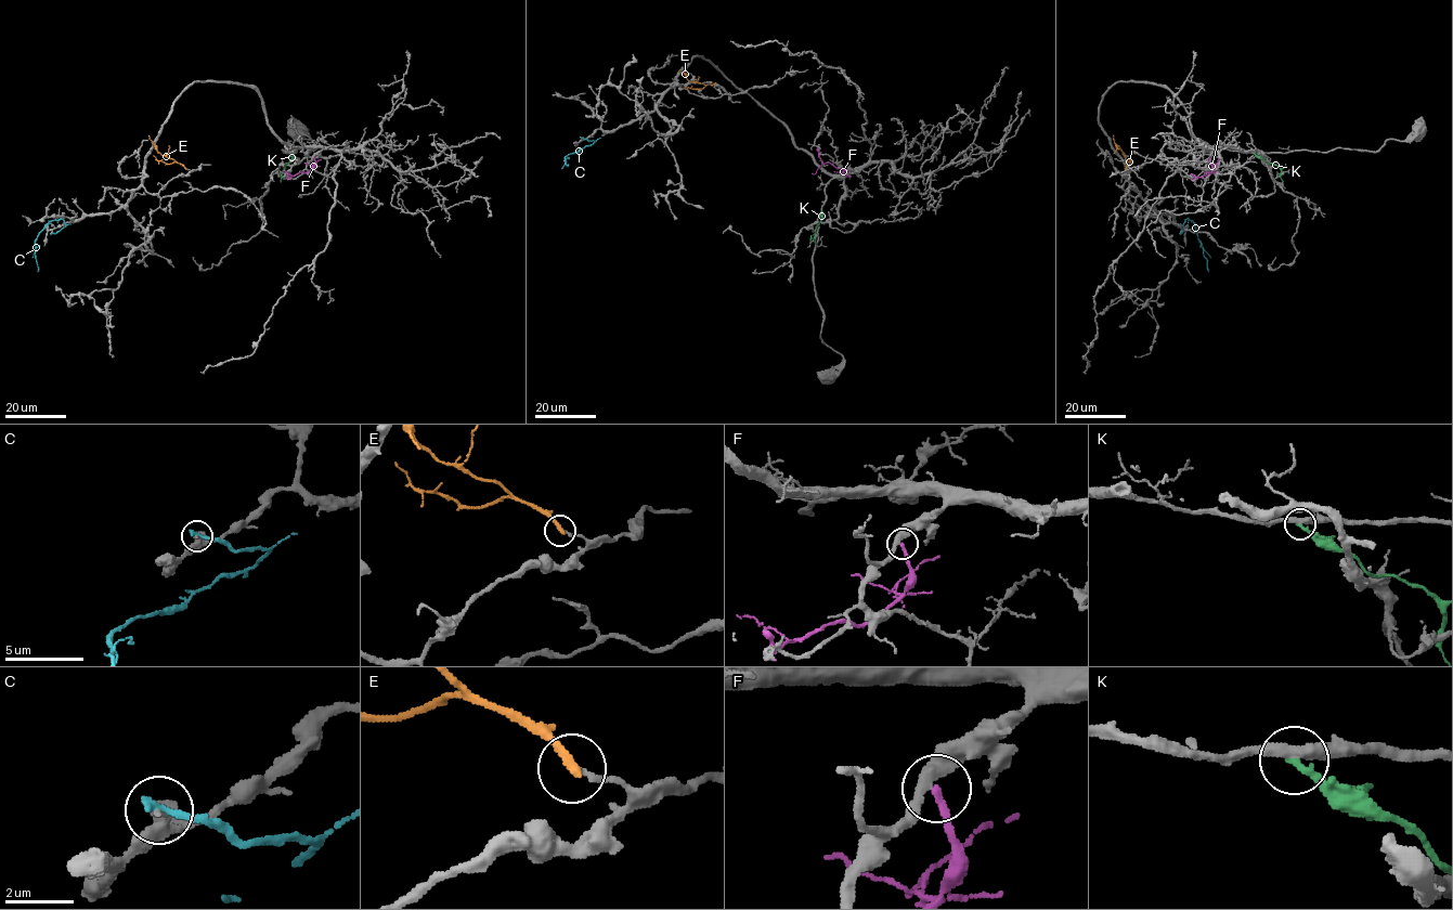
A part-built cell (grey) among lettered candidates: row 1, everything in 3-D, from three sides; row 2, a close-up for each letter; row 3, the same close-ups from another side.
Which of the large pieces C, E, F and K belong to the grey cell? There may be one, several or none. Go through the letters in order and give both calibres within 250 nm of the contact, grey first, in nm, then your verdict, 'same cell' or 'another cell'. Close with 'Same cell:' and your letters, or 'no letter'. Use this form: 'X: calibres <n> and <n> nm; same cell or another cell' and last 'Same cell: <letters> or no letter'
C: calibres 160 and 240 nm; another cell
E: calibres 150 and 280 nm; another cell
F: calibres 360 and 240 nm; another cell
K: calibres 360 and 240 nm; another cell
Same cell: no letter

